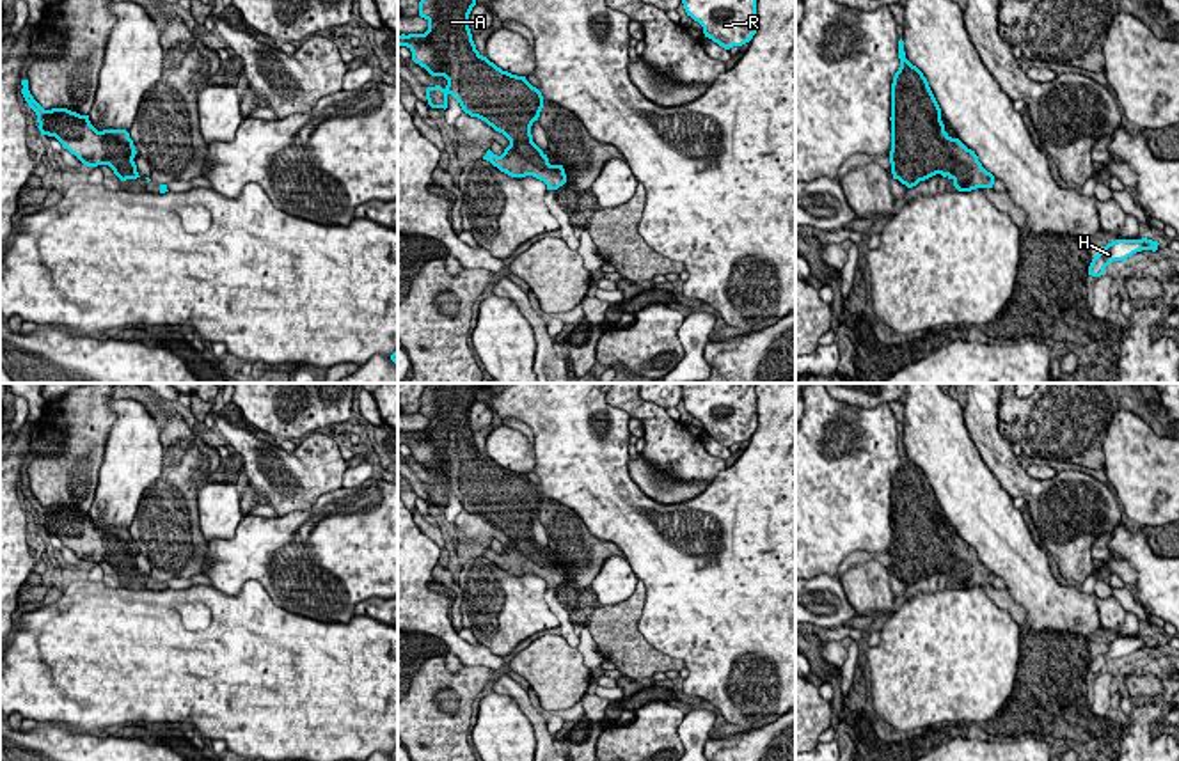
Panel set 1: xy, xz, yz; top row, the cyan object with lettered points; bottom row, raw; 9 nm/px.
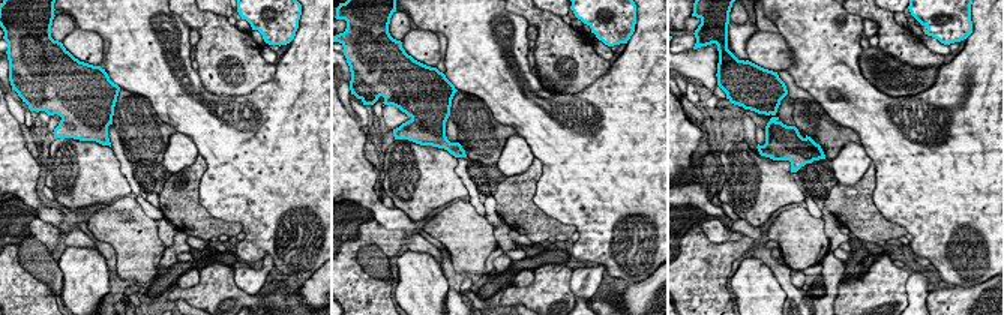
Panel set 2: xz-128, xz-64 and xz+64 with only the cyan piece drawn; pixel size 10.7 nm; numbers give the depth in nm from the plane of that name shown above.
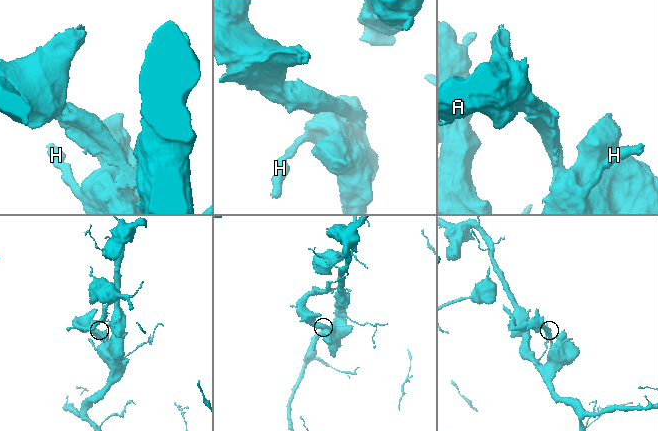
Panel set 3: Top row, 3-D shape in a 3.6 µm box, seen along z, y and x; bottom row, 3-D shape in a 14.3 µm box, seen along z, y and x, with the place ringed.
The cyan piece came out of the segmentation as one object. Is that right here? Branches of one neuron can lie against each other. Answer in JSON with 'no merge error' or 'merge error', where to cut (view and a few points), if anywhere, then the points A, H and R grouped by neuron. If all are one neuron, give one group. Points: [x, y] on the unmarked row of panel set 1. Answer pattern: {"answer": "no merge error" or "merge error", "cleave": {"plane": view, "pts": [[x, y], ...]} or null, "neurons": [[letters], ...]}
{"answer": "no merge error", "cleave": null, "neurons": [["A", "H", "R"]]}

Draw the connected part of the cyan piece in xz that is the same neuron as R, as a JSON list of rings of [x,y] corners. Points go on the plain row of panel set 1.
[[[678,383],[682,401],[694,419],[703,424],[705,435],[724,447],[742,443],[758,428],[758,383]]]

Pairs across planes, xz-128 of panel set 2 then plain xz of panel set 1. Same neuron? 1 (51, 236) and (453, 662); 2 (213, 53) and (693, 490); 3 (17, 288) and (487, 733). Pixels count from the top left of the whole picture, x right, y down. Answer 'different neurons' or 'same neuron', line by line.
1: different neurons
2: different neurons
3: different neurons

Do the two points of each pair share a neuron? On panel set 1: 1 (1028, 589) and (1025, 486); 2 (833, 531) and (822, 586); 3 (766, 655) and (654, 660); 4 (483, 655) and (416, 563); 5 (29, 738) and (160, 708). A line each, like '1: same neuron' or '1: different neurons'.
1: different neurons
2: different neurons
3: different neurons
4: same neuron
5: different neurons

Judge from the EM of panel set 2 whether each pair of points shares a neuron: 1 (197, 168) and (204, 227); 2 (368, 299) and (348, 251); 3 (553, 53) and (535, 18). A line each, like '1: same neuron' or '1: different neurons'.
1: same neuron
2: same neuron
3: same neuron

